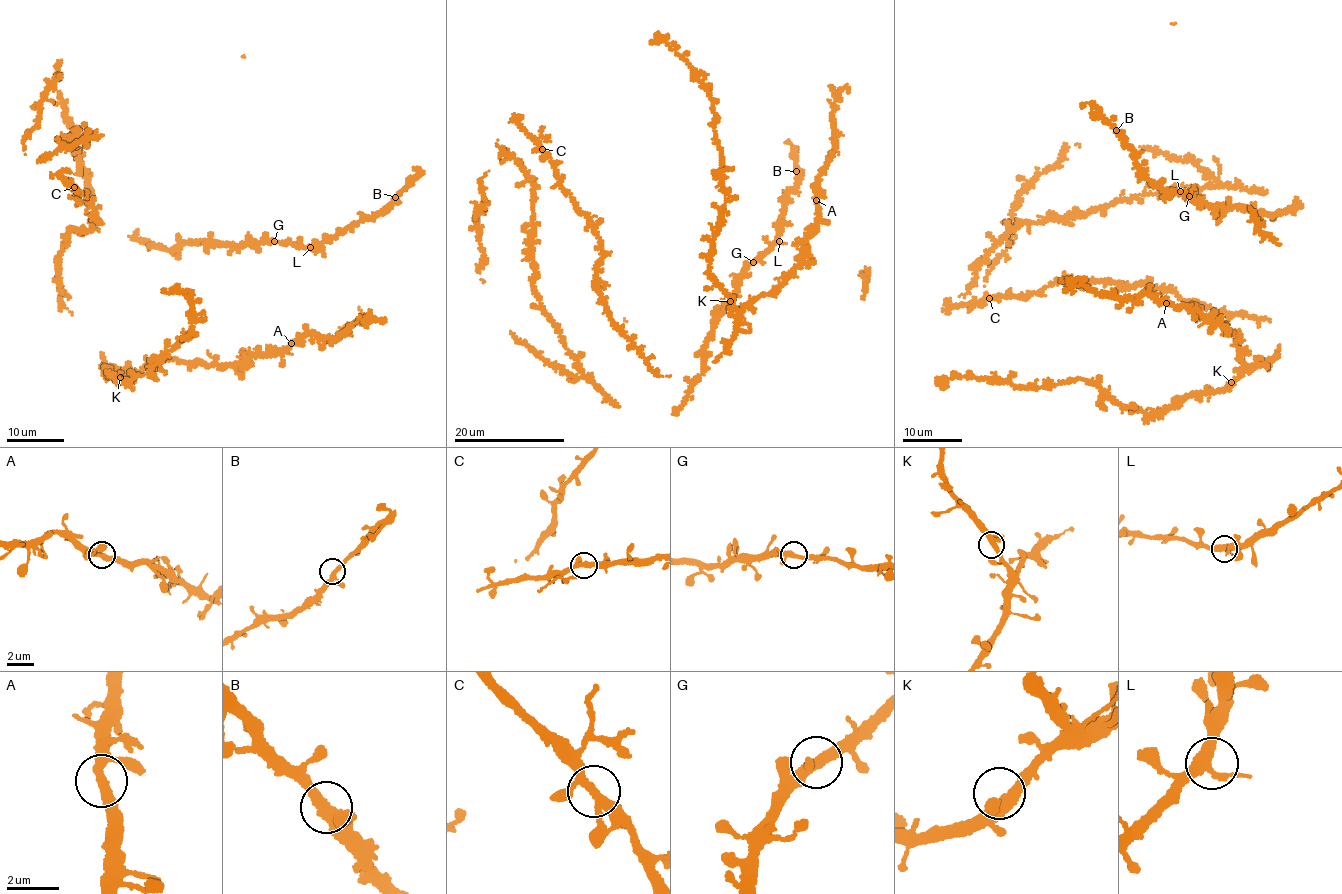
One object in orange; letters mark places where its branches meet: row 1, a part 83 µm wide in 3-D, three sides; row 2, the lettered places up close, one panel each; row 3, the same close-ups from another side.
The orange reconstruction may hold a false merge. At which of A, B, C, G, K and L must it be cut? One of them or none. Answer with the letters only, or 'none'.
none

